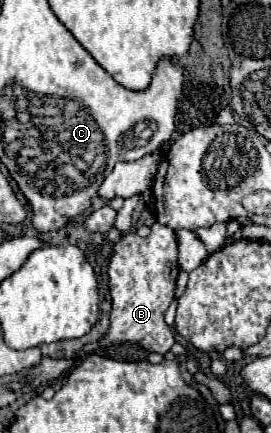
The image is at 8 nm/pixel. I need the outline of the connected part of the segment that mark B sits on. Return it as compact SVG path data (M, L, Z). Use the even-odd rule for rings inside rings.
M154 224L152 234L148 238L140 238L130 232L120 238L114 248L114 256L108 268L108 288L112 296L112 314L110 314L110 330L98 342L86 344L82 352L94 352L98 348L110 344L140 344L146 352L166 354L174 346L174 334L164 322L164 312L168 310L178 276L178 246L176 234L172 228L164 224Z

